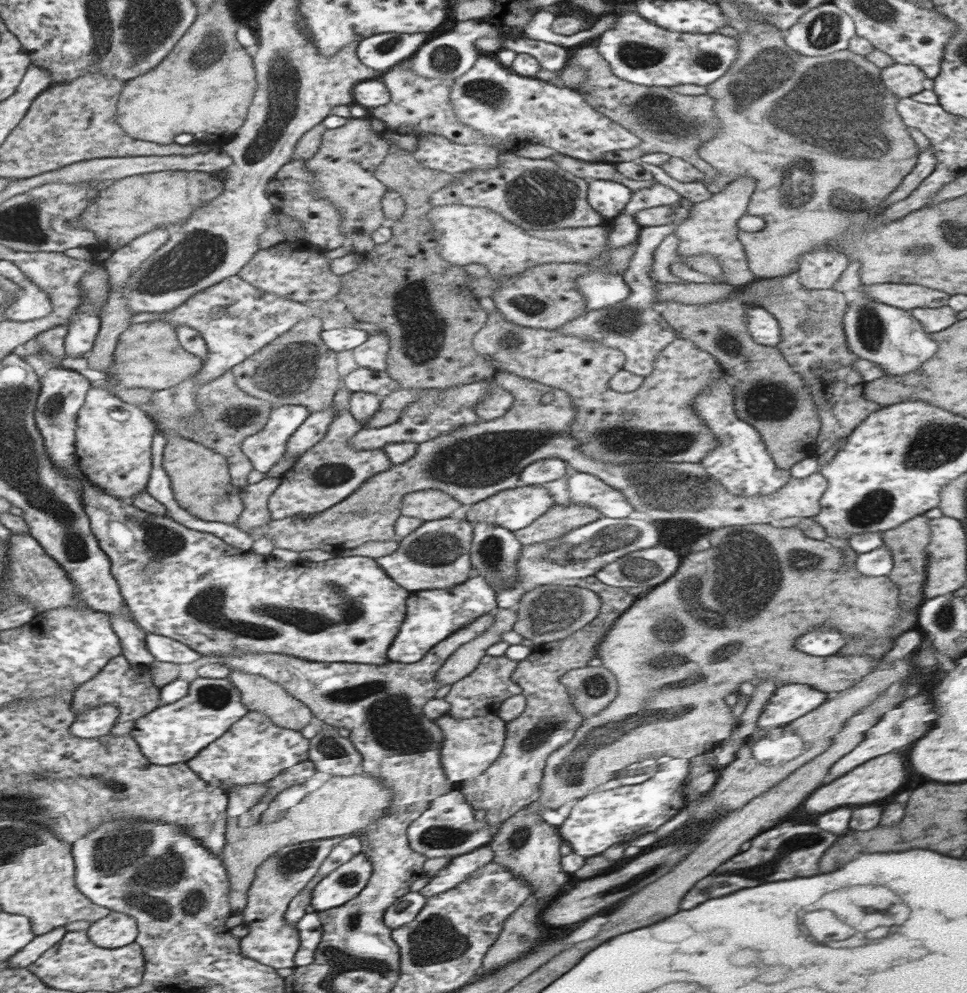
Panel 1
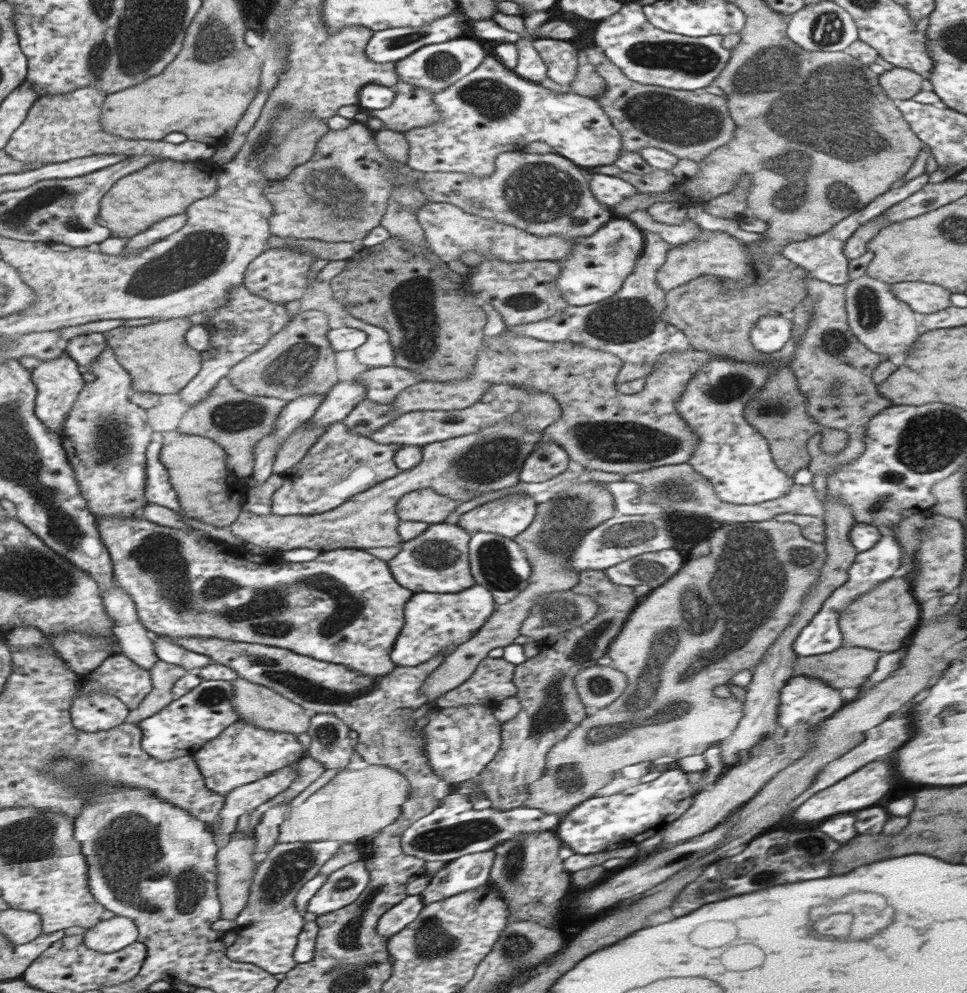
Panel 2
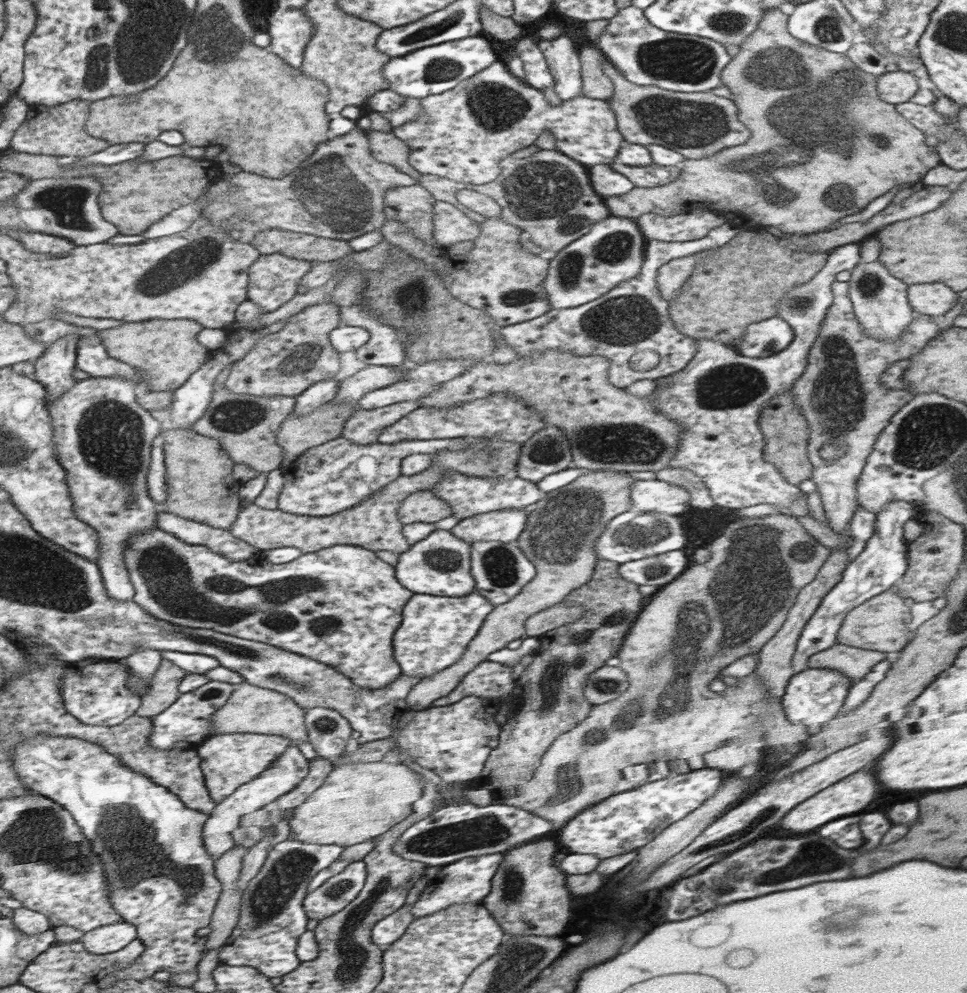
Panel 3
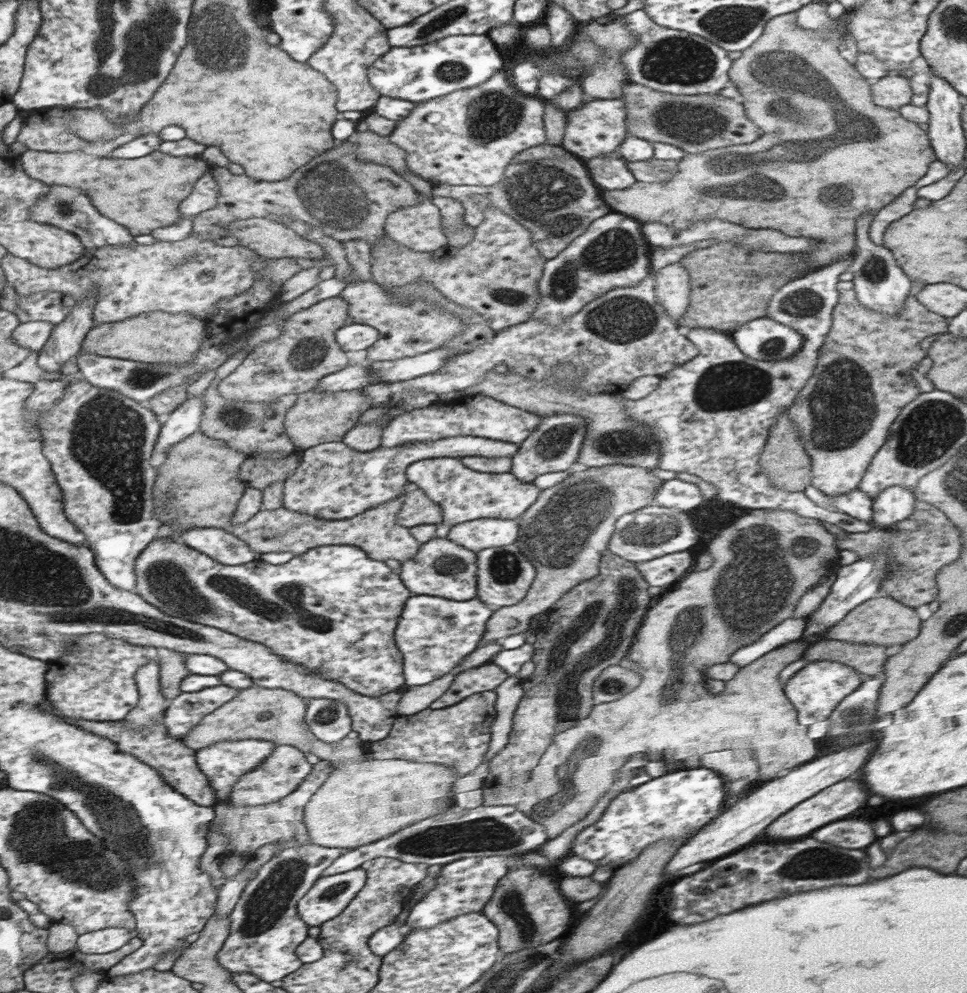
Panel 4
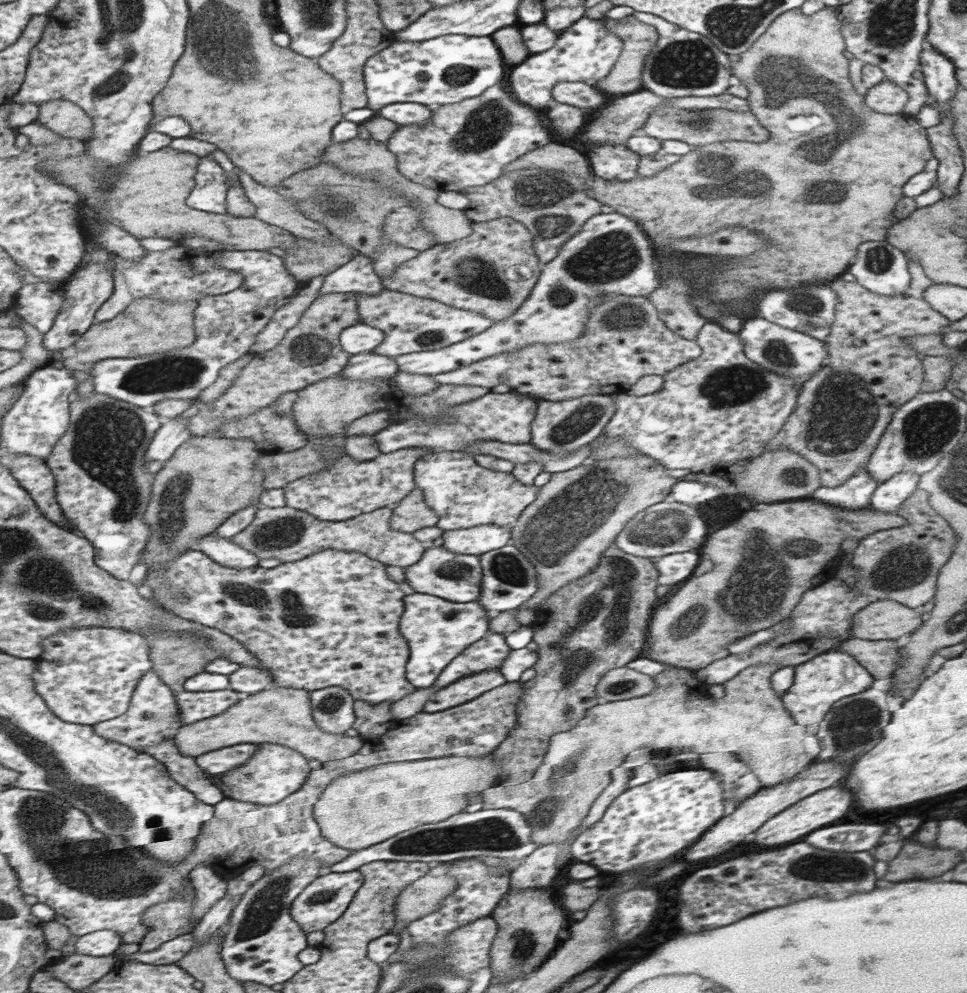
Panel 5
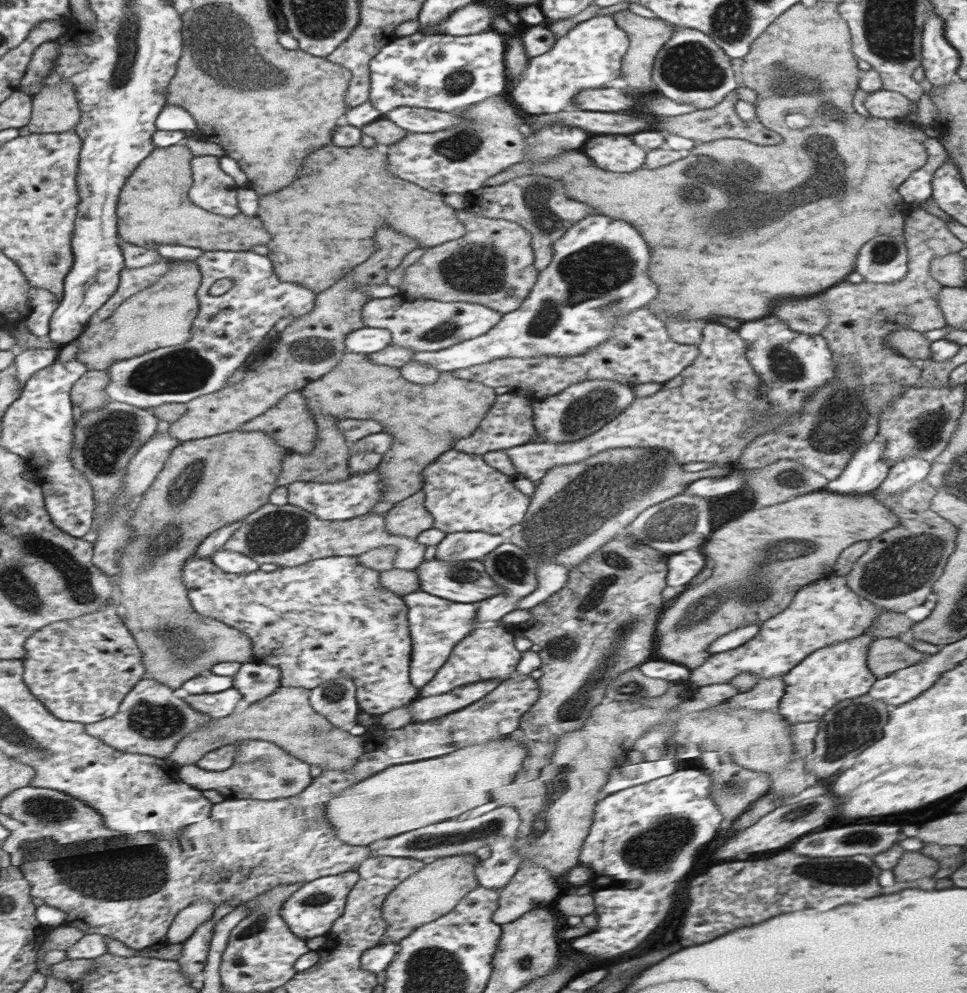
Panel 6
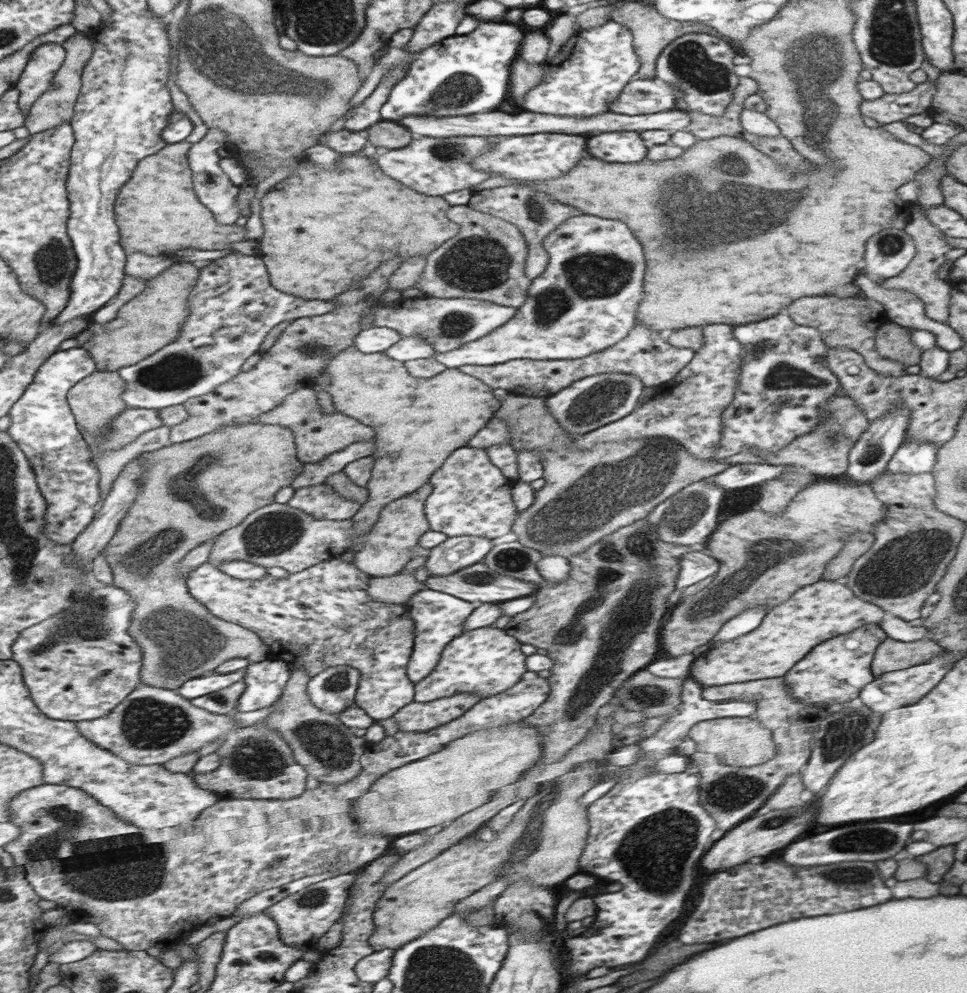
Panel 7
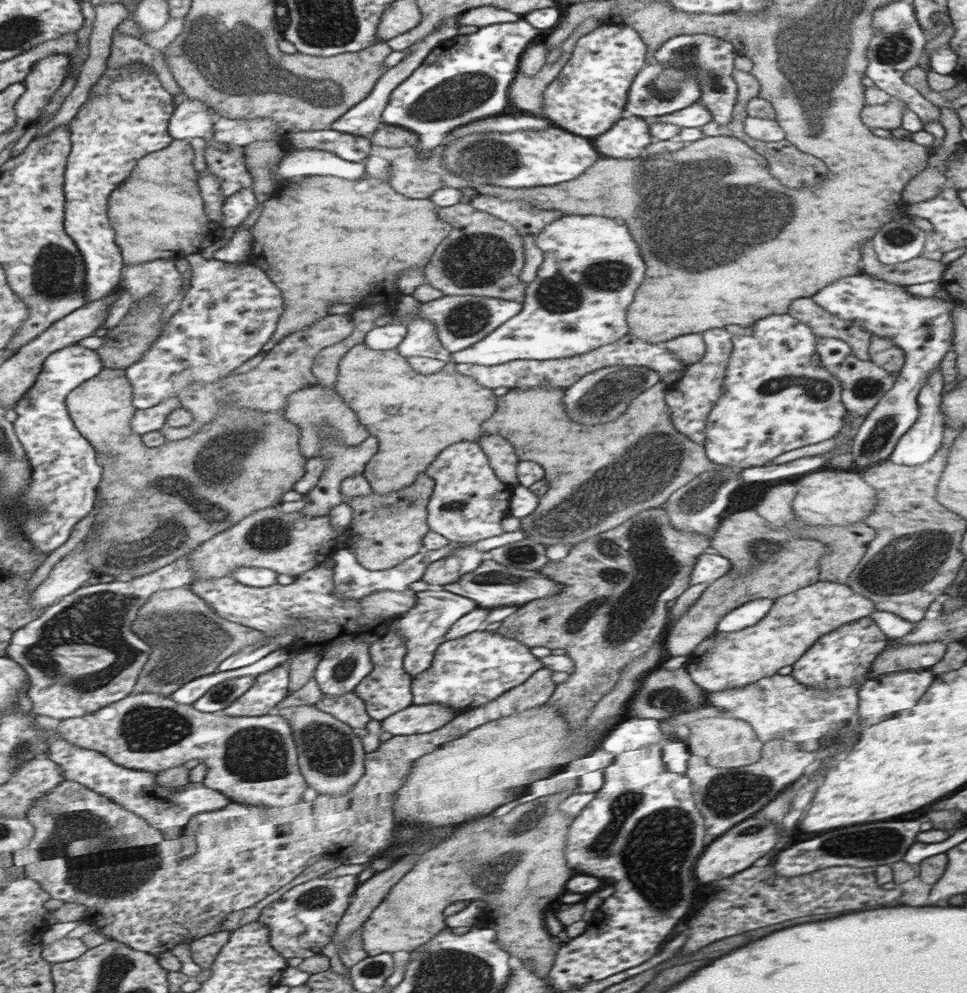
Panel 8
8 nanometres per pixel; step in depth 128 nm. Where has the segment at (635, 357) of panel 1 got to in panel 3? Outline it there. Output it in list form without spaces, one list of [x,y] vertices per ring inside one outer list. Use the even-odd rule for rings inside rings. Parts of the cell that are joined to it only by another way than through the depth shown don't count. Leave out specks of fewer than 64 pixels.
[[[724,221],[697,240],[663,242],[649,239],[649,244],[645,247],[644,266],[641,266],[640,274],[637,274],[636,278],[620,283],[591,302],[573,308],[550,308],[536,319],[500,327],[497,329],[499,337],[513,349],[517,358],[549,349],[569,351],[577,356],[604,356],[610,362],[608,380],[616,385],[617,389],[622,390],[636,380],[655,380],[681,371],[695,357],[697,344],[693,337],[687,338],[683,333],[679,334],[667,320],[667,302],[663,302],[663,298],[657,294],[659,284],[655,284],[655,274],[659,274],[657,268],[672,259],[723,246],[740,229],[741,226]],[[641,350],[645,354],[647,352],[657,354],[659,361],[653,368],[649,370],[631,368],[631,356],[641,354]]]

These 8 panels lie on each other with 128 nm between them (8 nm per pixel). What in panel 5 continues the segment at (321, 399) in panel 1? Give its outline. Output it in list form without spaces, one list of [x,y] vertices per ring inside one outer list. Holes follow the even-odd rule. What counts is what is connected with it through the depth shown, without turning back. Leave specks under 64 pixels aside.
[[[333,292],[317,296],[276,348],[253,355],[252,362],[244,368],[221,398],[215,400],[212,405],[195,399],[198,412],[188,419],[192,435],[218,435],[224,422],[256,414],[263,408],[271,407],[286,393],[299,392],[311,384],[331,378],[345,370],[349,364],[350,354],[340,345],[340,336],[346,328],[357,322],[360,321],[354,293]]]

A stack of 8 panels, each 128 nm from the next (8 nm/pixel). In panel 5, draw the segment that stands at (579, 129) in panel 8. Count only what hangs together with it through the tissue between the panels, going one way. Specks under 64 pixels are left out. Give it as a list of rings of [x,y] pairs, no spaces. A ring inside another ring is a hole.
[[[613,6],[599,19],[581,17],[565,28],[552,48],[544,52],[529,55],[526,60],[513,66],[509,74],[509,86],[513,96],[523,104],[545,111],[552,106],[554,97],[552,90],[561,81],[580,82],[593,86],[612,72],[619,60],[624,42],[615,33],[608,32],[606,22],[609,19],[620,19],[633,14],[629,6]]]

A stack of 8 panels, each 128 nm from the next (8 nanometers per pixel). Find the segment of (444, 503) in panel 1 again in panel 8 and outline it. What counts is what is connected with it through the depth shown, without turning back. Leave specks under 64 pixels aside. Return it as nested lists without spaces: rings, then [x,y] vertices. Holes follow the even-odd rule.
[[[419,473],[411,486],[388,494],[388,496],[380,496],[380,494],[371,496],[371,498],[369,498],[369,494],[353,496],[351,501],[347,503],[351,509],[349,525],[352,530],[347,548],[355,555],[355,560],[370,571],[382,571],[417,554],[419,550],[423,550],[422,540],[428,532],[427,504],[434,486],[434,480],[431,480],[424,473]]]

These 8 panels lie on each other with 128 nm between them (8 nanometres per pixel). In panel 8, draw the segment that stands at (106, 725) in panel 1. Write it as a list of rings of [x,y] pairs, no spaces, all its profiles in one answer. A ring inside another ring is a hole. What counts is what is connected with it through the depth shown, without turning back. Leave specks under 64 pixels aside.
[[[185,555],[151,574],[141,575],[128,581],[113,580],[79,587],[69,596],[46,608],[37,620],[21,630],[16,630],[8,646],[8,656],[23,665],[28,673],[32,710],[36,714],[56,718],[59,721],[81,718],[95,714],[135,692],[141,672],[144,672],[144,666],[148,663],[153,650],[148,641],[131,630],[141,606],[157,590],[187,588],[193,583],[193,578],[195,571],[191,567],[191,559],[189,555]]]

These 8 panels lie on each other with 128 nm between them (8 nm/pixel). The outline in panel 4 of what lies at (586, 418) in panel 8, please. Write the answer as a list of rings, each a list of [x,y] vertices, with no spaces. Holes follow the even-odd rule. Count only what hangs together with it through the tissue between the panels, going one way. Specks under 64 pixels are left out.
[[[568,413],[545,416],[528,439],[518,444],[517,453],[510,458],[512,476],[517,477],[517,480],[531,483],[539,475],[570,471],[577,467],[576,458],[586,433],[586,423],[580,417]]]

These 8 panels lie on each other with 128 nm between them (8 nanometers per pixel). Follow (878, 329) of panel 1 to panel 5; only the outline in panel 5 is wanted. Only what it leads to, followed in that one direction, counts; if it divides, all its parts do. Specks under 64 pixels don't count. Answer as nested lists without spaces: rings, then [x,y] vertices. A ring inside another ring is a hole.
[[[885,240],[865,241],[860,244],[859,254],[847,271],[855,277],[855,282],[863,285],[869,292],[881,294],[881,296],[901,294],[909,286],[909,274],[907,274],[903,254]]]

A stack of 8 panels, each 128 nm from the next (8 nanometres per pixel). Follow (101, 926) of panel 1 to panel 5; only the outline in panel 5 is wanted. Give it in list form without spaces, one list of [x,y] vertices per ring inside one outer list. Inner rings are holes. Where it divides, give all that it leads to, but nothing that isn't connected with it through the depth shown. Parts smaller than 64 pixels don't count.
[[[100,930],[80,936],[76,943],[76,955],[105,957],[114,953],[124,944],[117,931]]]

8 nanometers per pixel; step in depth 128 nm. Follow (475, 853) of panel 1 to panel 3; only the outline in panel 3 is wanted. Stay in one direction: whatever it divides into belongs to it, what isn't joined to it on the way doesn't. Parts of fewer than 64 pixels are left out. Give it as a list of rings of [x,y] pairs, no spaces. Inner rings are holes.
[[[502,853],[487,854],[467,857],[455,862],[443,865],[435,874],[433,880],[429,880],[419,899],[412,905],[411,915],[416,920],[433,915],[433,912],[444,911],[453,905],[480,904],[491,891],[492,878],[500,868],[504,857]]]

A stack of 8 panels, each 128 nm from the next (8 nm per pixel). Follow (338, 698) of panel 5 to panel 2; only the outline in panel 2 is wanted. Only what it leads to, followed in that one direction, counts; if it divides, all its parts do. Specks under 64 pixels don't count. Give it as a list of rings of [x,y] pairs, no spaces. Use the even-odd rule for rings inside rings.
[[[329,712],[313,714],[308,734],[311,736],[308,756],[321,761],[327,770],[346,770],[353,748],[349,744],[349,724],[345,724],[345,720]]]

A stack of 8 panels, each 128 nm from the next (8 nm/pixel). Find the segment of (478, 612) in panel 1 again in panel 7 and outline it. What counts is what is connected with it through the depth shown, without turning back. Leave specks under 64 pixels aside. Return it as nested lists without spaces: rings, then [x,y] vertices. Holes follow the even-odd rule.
[[[436,589],[418,590],[407,599],[406,607],[415,622],[415,642],[412,643],[412,654],[407,666],[408,680],[416,684],[426,679],[436,668],[443,650],[456,636],[464,631],[464,623],[469,615],[476,612],[480,603],[463,602],[460,597],[449,593],[437,592]]]

